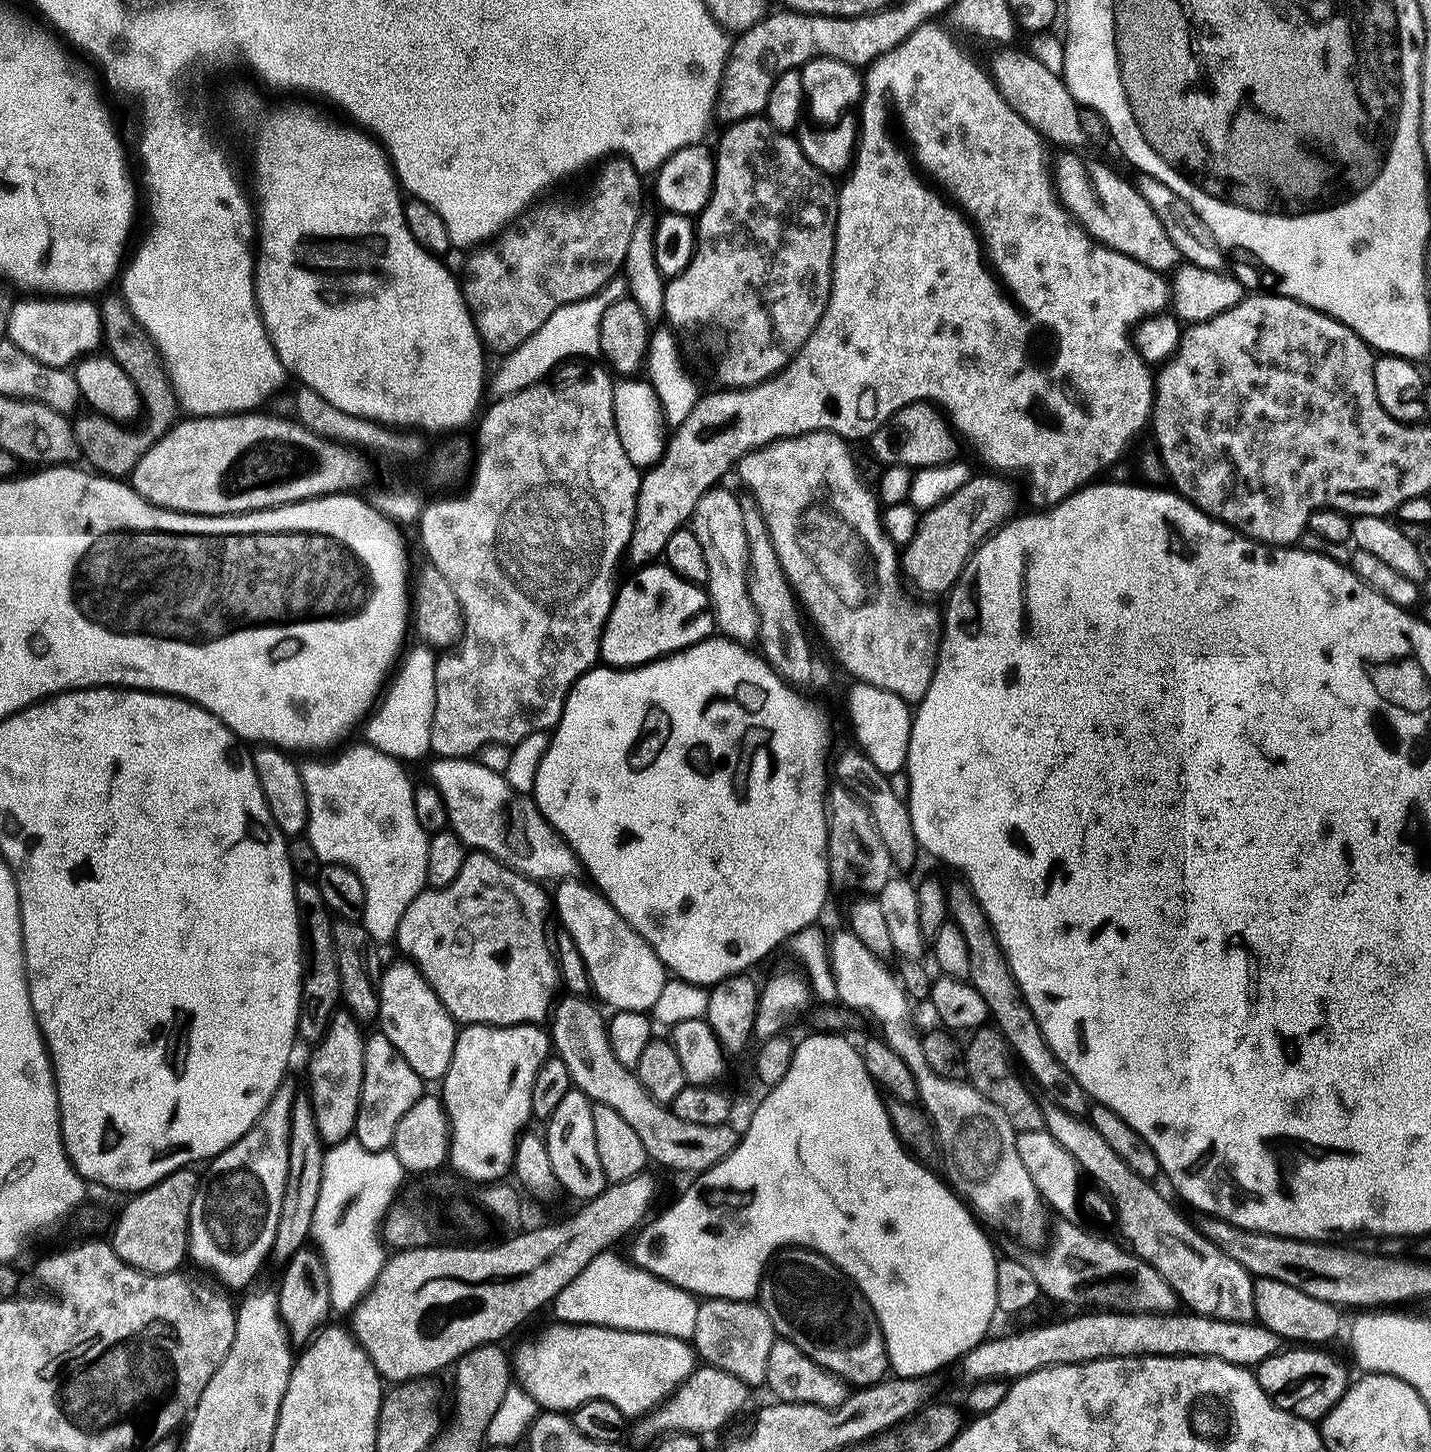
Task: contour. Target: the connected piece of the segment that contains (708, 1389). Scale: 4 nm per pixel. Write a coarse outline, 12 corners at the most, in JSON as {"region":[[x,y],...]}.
{"region":[[711,1366],[647,1417],[652,1432],[705,1434],[748,1404],[748,1385]]}

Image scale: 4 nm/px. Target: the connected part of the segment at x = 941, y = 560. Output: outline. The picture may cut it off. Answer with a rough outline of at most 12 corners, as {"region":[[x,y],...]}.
{"region":[[969,479],[919,521],[902,556],[924,596],[951,593],[1008,523],[1016,492]]}

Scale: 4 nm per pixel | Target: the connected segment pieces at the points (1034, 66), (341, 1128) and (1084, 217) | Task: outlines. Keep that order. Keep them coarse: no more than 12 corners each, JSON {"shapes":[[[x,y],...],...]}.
{"shapes":[[[1000,52],[990,75],[1049,145],[1086,144],[1063,79],[1024,52]],[[333,1016],[308,1064],[325,1145],[353,1139],[366,1074],[366,1032]],[[1083,160],[1054,166],[1061,204],[1103,247],[1152,272],[1182,262],[1160,214]]]}

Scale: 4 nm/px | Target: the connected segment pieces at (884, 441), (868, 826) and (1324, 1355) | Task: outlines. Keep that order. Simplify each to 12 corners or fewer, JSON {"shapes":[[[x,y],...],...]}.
{"shapes":[[[939,407],[903,408],[866,447],[884,468],[942,468],[957,433]],[[828,793],[828,862],[837,881],[878,894],[894,865],[872,812]],[[1292,1346],[1256,1381],[1282,1410],[1323,1421],[1350,1387],[1328,1350]]]}

